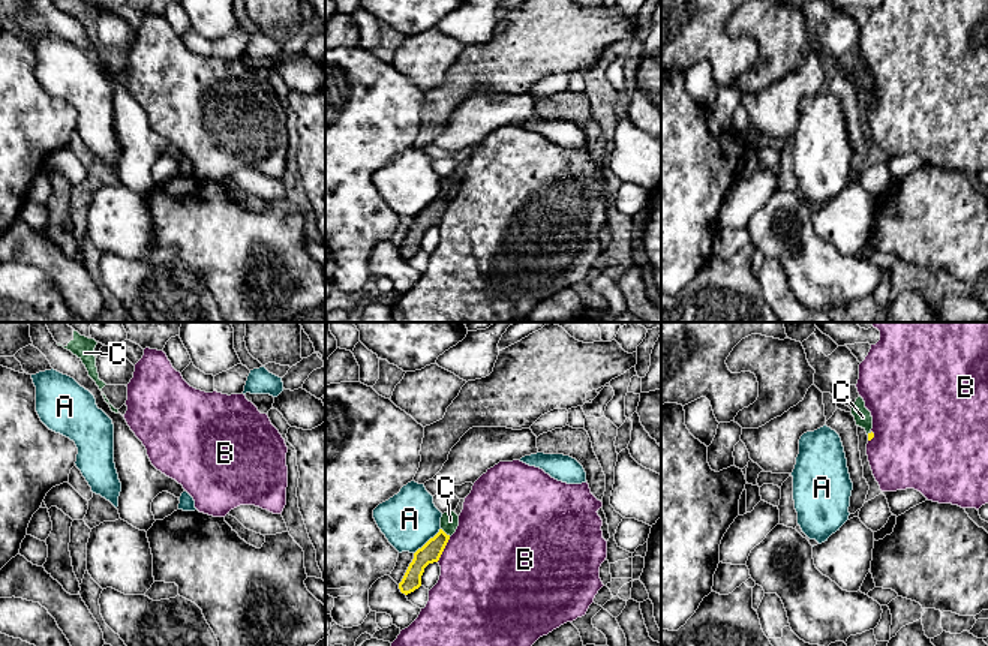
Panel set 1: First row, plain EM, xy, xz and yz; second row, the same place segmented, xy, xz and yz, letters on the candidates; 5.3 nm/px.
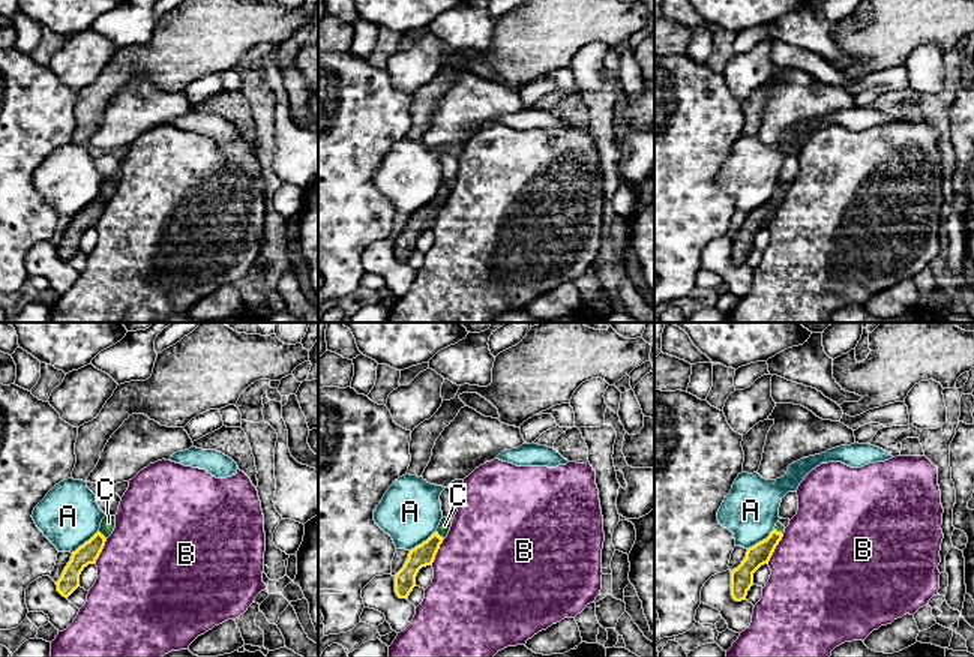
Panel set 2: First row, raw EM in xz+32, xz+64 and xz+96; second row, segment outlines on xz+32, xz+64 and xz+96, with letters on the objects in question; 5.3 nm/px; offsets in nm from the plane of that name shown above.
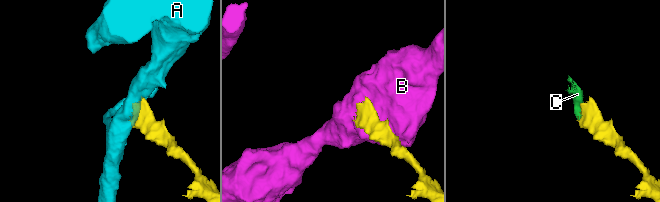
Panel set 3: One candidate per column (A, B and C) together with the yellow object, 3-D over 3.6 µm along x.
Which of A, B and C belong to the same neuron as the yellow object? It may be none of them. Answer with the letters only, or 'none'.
C

